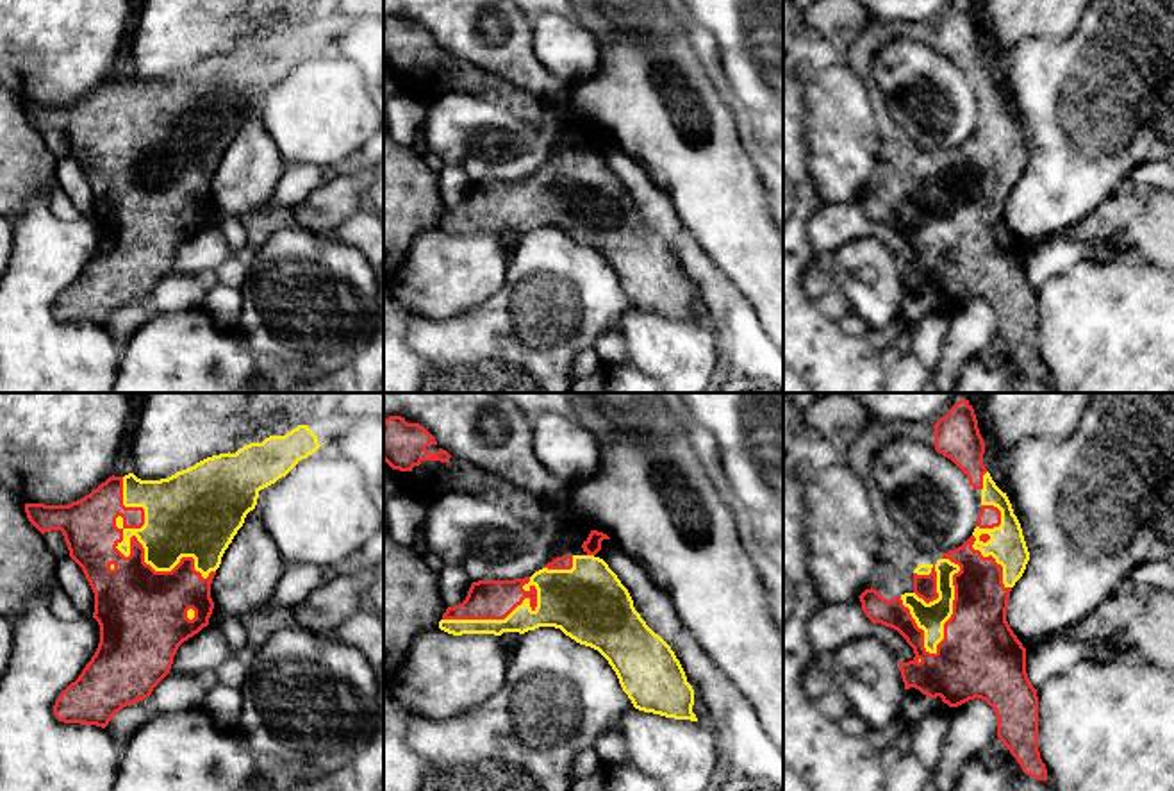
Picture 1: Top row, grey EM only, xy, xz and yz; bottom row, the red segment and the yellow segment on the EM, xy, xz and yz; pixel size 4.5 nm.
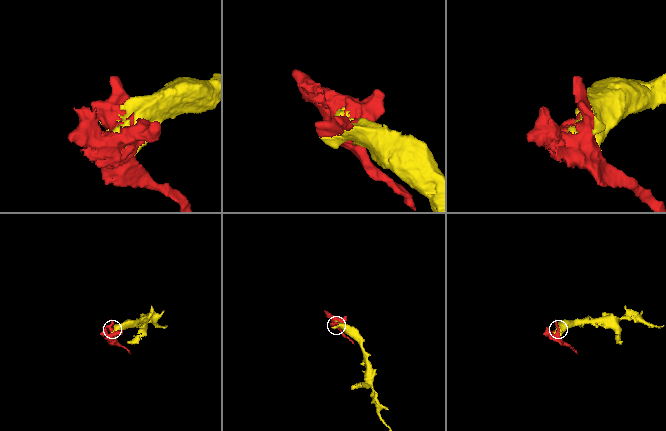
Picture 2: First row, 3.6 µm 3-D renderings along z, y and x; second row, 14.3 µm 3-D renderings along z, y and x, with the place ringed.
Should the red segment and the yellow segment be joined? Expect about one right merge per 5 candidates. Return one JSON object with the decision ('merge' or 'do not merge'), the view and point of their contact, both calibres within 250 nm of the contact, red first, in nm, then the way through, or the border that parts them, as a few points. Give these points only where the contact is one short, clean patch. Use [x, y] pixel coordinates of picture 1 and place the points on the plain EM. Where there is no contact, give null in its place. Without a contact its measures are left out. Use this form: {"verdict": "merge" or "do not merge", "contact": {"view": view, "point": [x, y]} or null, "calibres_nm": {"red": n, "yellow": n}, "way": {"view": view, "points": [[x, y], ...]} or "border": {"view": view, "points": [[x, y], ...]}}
{"verdict": "merge", "contact": {"view": "xy", "point": [131, 147]}, "calibres_nm": {"red": 360, "yellow": 320}}

